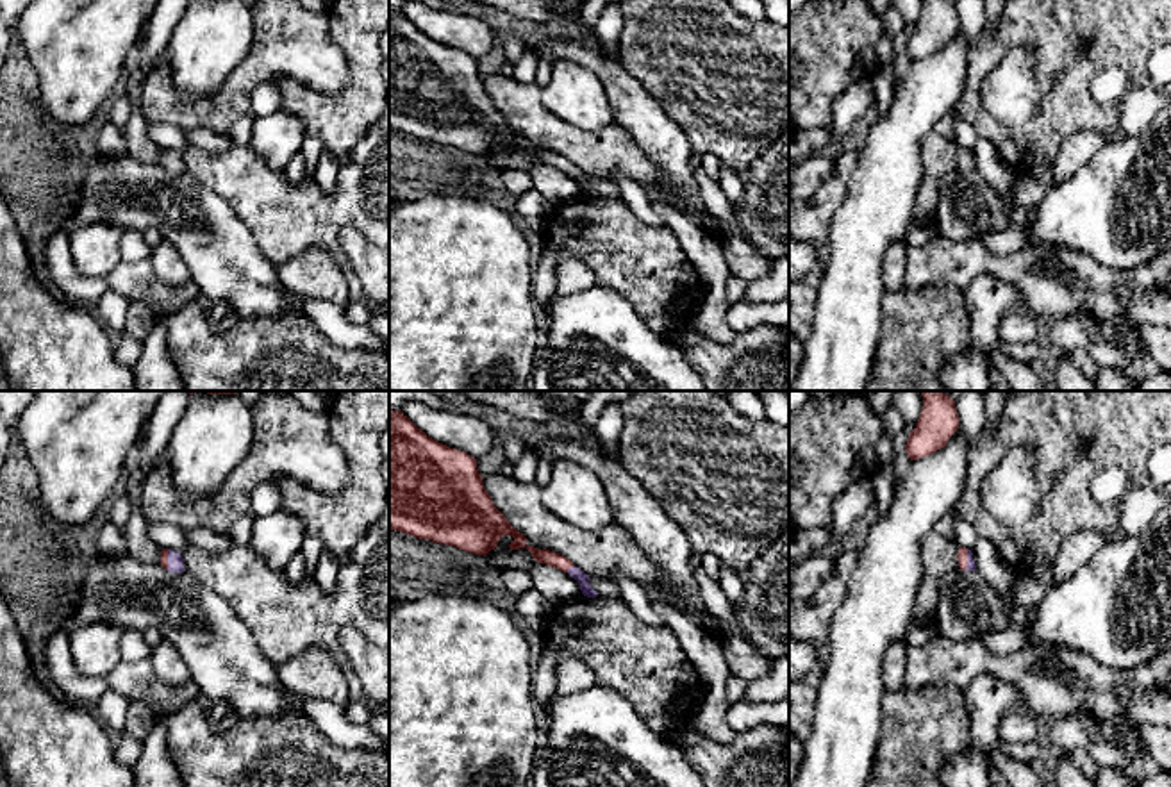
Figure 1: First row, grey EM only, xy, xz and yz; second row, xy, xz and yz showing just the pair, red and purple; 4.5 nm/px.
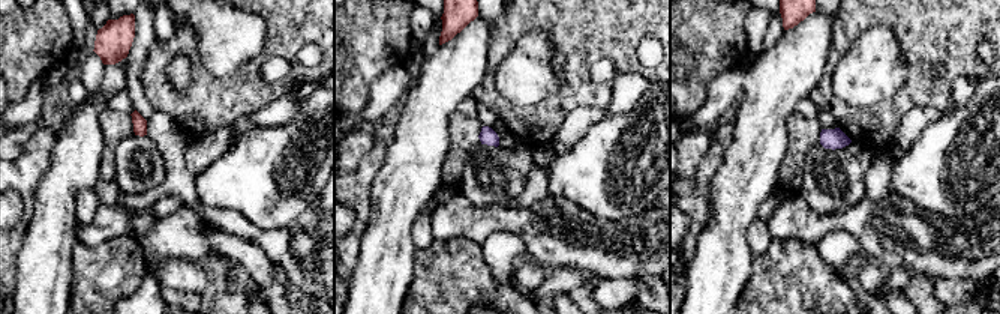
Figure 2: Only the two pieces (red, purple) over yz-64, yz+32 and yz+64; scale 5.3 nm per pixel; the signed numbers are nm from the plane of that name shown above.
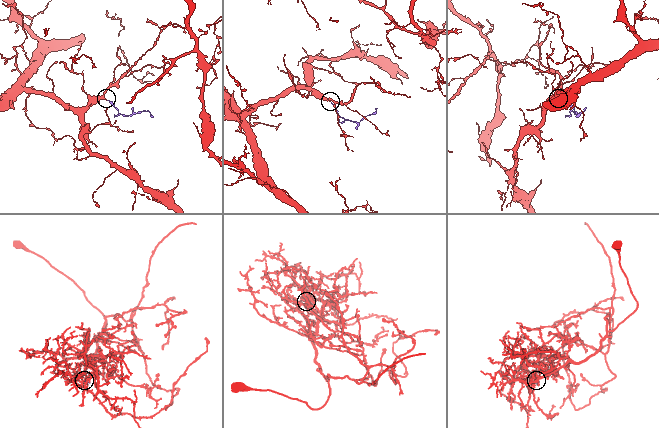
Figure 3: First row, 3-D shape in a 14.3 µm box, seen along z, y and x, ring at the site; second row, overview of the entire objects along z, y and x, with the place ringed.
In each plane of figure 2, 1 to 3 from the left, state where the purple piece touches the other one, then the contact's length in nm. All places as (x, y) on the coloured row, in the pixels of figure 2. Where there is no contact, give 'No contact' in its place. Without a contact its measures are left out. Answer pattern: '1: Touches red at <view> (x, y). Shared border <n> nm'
1: No contact
2: No contact
3: No contact

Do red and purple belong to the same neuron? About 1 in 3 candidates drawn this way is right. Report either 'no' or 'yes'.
yes

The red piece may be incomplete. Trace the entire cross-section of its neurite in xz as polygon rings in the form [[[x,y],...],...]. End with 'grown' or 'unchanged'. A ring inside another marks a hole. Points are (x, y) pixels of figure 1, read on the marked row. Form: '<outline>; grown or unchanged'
[[[389,409],[389,528],[484,557],[498,546],[503,535],[512,535],[511,550],[527,548],[539,564],[557,567],[575,578],[584,596],[598,596],[589,585],[589,576],[569,559],[525,544],[527,537],[507,521],[484,489],[475,457],[437,443],[402,410],[393,409]]]; grown

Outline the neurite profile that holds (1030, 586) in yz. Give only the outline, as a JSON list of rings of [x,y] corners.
[[[1042,564],[1032,571],[1019,573],[1014,598],[1019,605],[1037,605],[1044,592],[1055,584],[1051,564]]]

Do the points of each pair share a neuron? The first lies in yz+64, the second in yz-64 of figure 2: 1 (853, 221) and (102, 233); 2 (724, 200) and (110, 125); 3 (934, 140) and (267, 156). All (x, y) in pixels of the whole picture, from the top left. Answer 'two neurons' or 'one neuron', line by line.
1: one neuron
2: two neurons
3: one neuron

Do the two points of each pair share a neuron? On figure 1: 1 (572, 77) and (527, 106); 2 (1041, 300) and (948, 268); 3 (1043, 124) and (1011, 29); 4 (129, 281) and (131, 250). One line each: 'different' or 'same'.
1: different
2: same
3: same
4: different

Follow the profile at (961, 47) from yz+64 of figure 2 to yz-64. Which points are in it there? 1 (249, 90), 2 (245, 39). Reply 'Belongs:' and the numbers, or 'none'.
Belongs: 1

